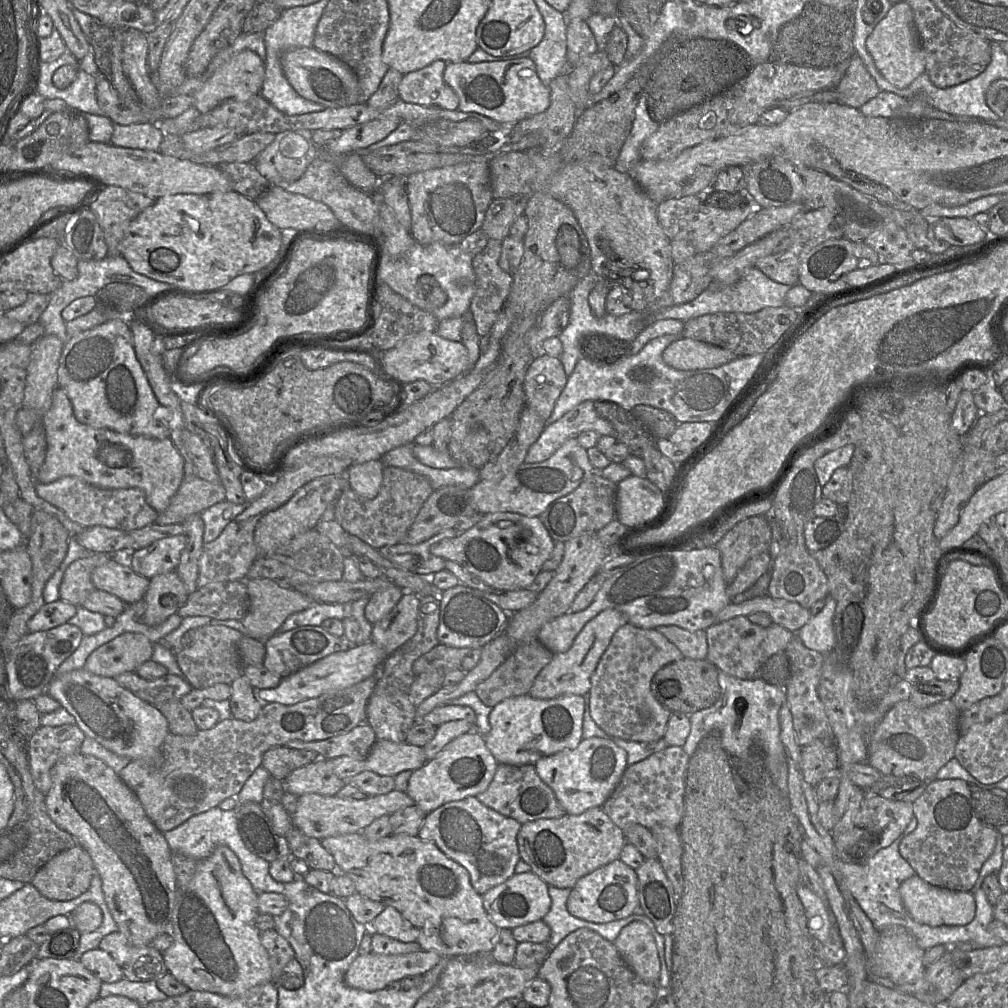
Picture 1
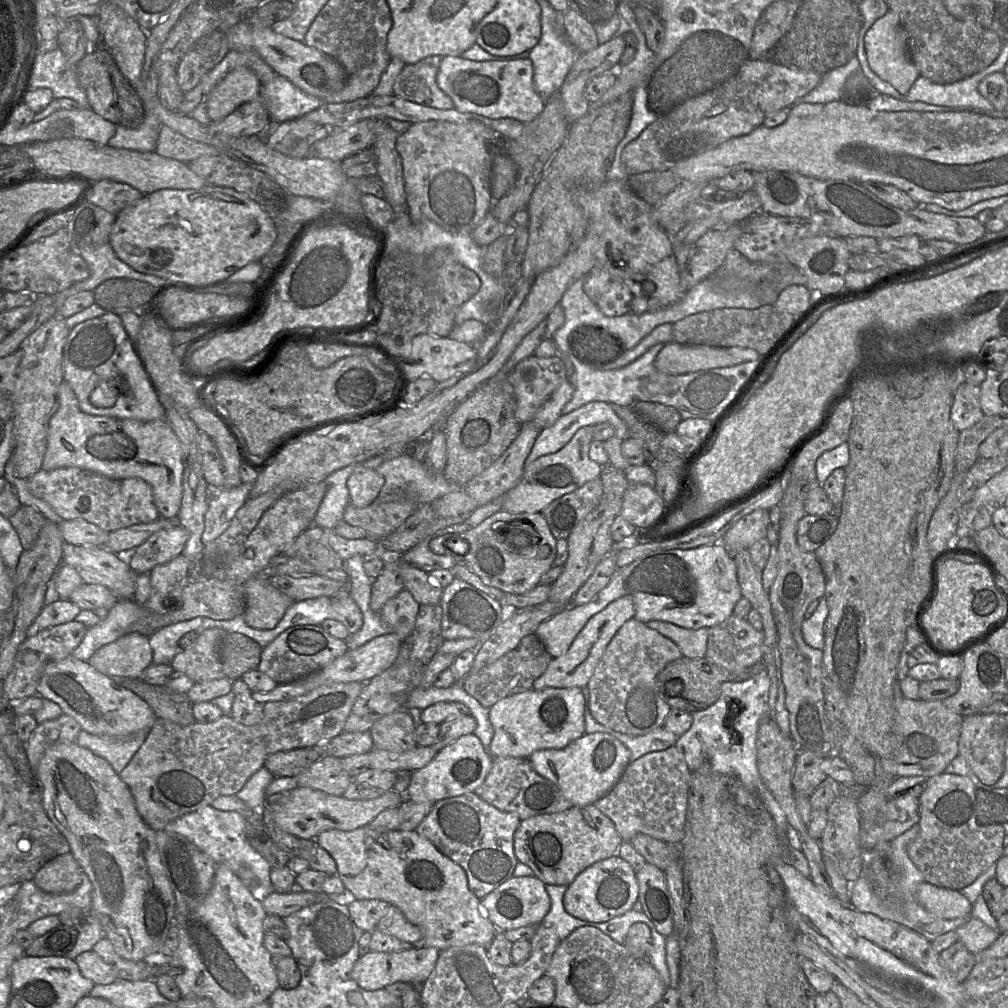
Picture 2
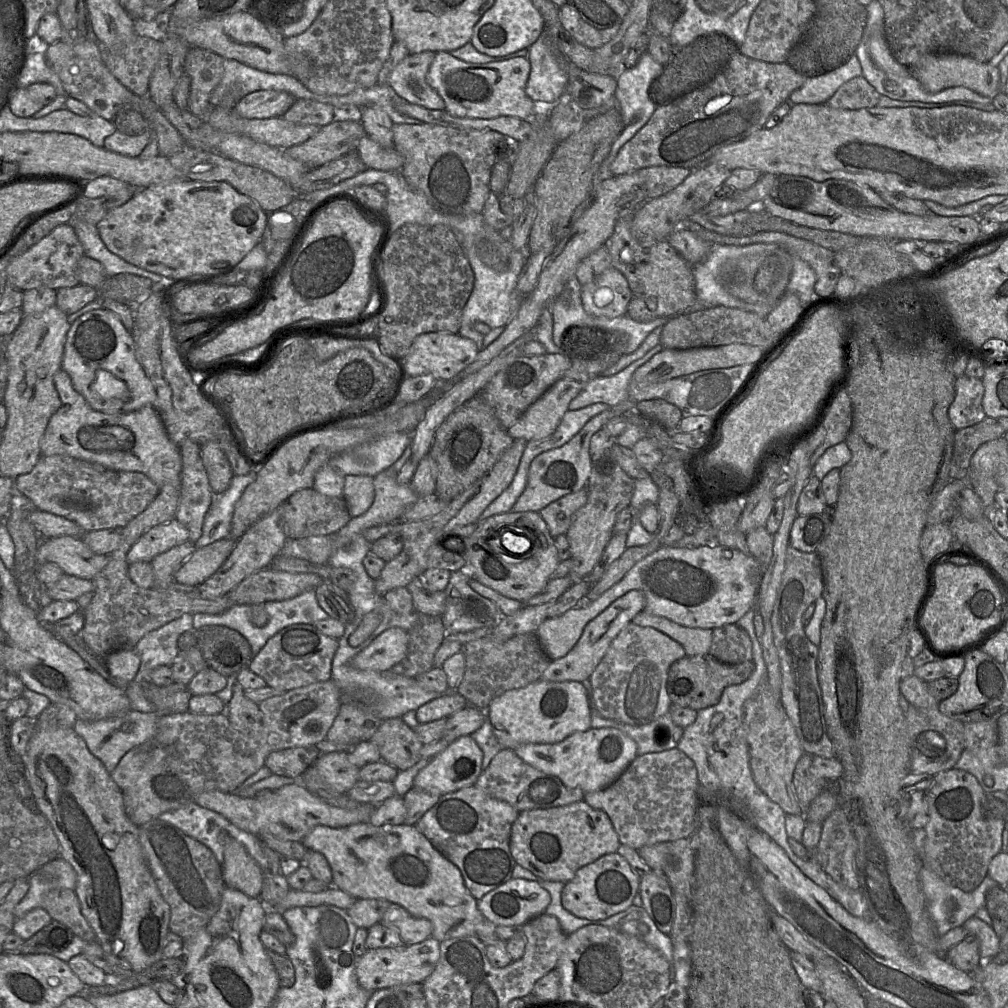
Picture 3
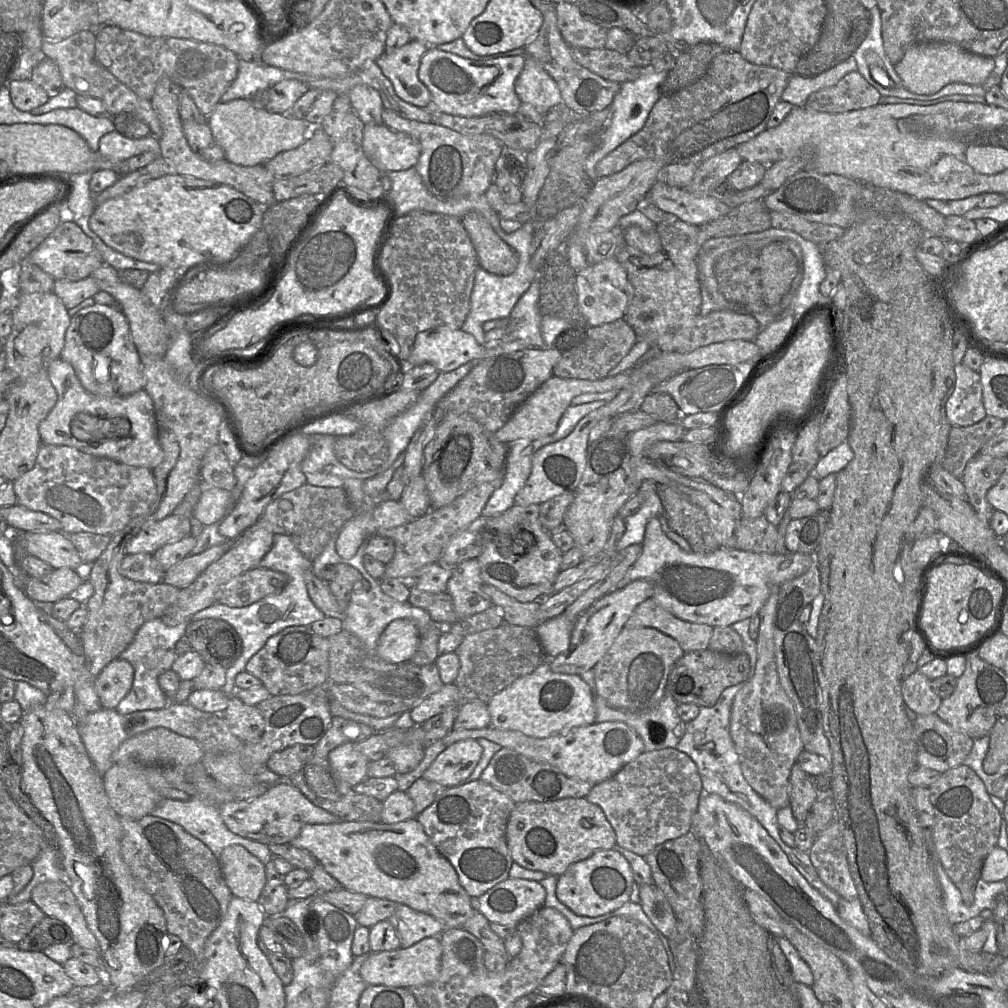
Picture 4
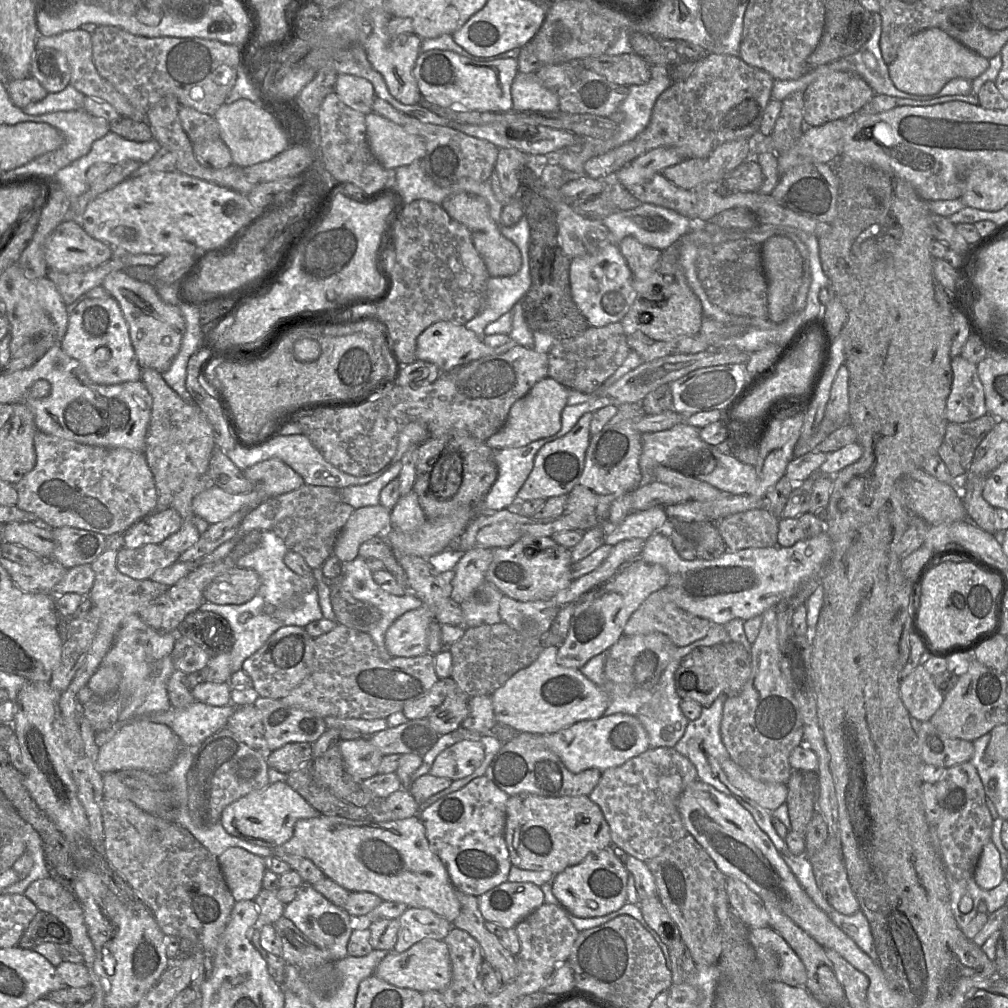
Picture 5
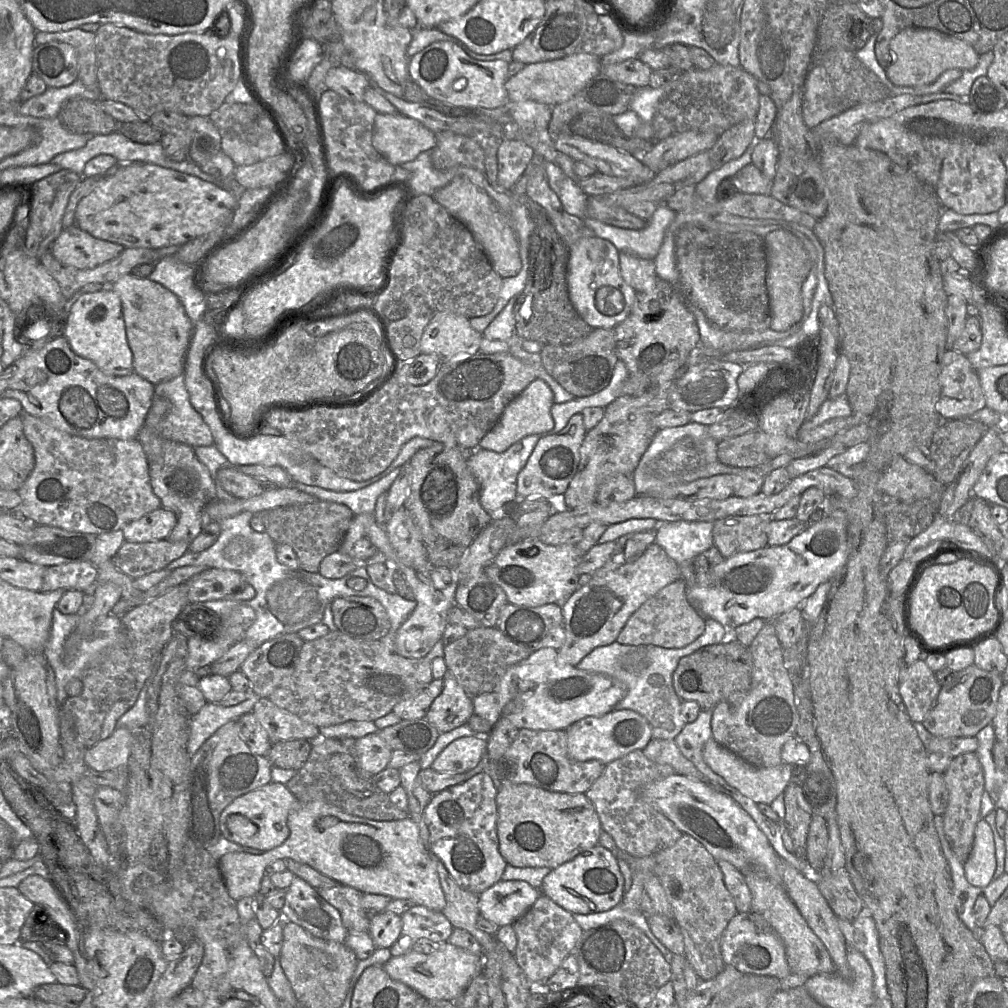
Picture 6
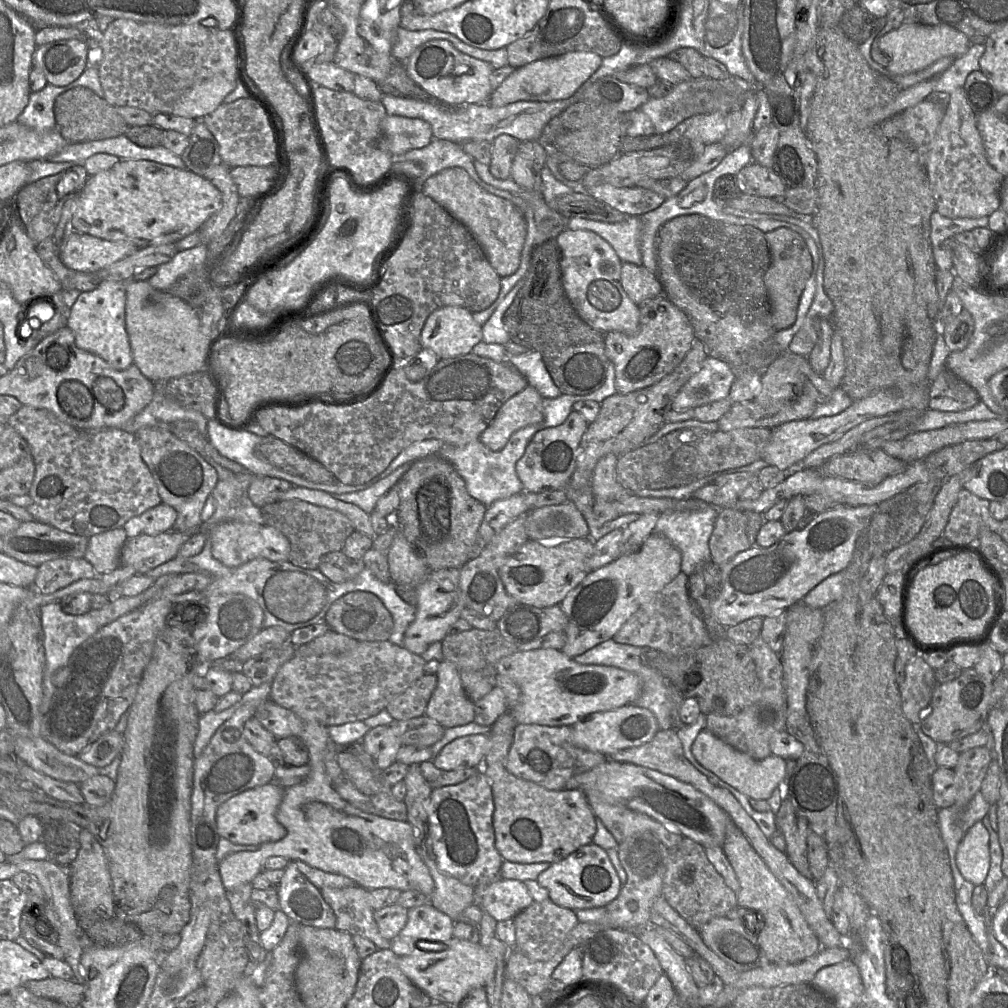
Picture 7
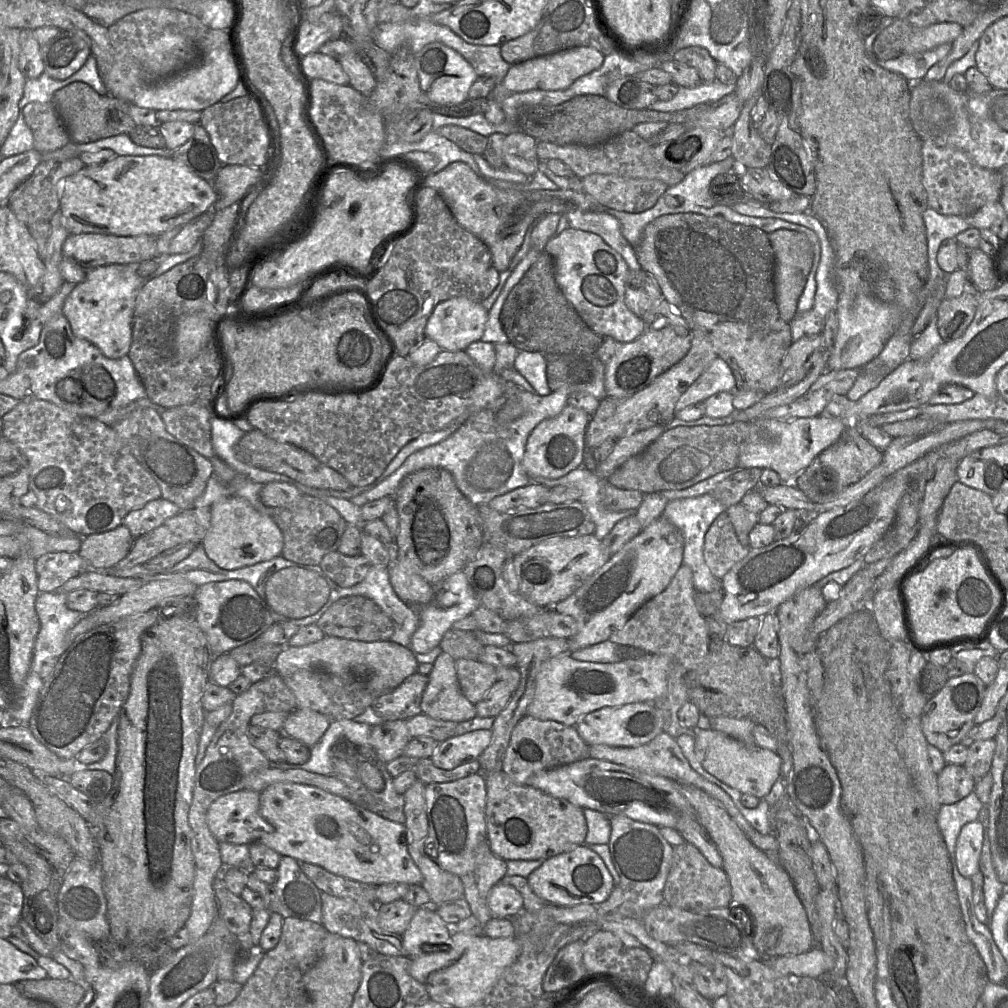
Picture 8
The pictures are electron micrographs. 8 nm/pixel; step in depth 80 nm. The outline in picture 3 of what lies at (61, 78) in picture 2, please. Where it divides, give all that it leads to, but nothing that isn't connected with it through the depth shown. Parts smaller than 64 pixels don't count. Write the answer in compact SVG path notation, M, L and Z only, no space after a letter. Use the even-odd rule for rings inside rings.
M29 51L26 64L18 79L20 88L27 88L34 83L51 84L57 96L67 95L59 76L47 64L43 51Z

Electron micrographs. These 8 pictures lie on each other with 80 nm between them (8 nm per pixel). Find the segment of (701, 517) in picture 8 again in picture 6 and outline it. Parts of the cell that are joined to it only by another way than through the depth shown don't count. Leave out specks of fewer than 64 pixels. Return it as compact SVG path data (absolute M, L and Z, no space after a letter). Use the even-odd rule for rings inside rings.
M672 521L659 522L655 543L678 565L692 562L695 557L713 546L713 522Z

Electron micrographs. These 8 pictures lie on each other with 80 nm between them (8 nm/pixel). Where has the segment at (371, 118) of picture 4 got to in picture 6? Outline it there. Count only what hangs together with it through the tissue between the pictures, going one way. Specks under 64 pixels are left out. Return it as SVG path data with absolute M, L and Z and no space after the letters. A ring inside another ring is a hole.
M335 66L327 72L325 85L348 100L364 102L364 94L372 83L365 74L356 69Z

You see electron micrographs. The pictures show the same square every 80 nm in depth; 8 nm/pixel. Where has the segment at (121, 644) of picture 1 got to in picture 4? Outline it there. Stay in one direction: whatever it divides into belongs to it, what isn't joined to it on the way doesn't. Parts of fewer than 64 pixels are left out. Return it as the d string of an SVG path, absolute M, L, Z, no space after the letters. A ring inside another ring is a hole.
M116 658L94 678L95 691L103 708L113 709L131 688L134 668L127 660Z

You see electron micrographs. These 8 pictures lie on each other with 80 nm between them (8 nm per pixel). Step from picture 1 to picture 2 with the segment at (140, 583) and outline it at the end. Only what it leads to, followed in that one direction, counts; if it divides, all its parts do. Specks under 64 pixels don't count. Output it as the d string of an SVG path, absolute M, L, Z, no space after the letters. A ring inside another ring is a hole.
M64 542L62 564L75 568L84 583L105 586L119 599L131 599L136 591L136 573L127 564L127 553L116 555L105 547Z

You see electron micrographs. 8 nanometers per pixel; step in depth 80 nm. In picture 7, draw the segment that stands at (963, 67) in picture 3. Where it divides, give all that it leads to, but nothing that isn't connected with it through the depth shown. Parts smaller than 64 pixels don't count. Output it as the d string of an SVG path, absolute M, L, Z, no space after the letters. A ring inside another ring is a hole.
M903 25L883 35L879 47L890 56L886 69L892 76L901 76L923 70L944 57L964 55L971 43L965 34L949 26Z

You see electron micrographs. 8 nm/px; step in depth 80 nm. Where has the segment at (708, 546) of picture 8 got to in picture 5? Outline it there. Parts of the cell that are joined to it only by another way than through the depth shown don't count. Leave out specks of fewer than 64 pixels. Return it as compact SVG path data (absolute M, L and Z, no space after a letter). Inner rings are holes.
M765 508L737 513L715 523L728 551L777 545L779 519Z

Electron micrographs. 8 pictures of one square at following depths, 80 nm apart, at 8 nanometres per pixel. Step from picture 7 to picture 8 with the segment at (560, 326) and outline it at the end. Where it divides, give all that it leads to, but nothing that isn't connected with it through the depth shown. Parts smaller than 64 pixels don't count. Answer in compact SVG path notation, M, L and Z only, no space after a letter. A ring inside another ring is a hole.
M545 250L510 291L500 313L500 324L510 343L520 351L542 354L595 354L604 338L583 321L567 300L556 281L553 258Z

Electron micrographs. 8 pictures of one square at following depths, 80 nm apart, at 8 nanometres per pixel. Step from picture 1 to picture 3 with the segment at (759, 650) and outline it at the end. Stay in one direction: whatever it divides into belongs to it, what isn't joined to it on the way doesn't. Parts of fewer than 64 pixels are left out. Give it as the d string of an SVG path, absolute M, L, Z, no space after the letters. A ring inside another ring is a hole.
M726 624L712 630L709 654L726 664L752 661L752 642L745 630L736 624Z

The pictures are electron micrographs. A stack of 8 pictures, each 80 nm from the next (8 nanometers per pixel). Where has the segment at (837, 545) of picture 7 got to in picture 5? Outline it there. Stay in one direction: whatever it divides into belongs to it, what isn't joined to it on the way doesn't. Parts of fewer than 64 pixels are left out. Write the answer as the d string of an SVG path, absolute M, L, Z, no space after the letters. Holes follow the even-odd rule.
M656 531L645 541L641 559L666 570L668 583L665 589L679 608L711 623L726 625L734 619L747 621L761 616L767 609L776 607L793 594L802 580L821 574L831 551L831 540L823 531L787 548L776 545L739 551L726 550L713 560L696 558L689 561L680 557L667 536Z

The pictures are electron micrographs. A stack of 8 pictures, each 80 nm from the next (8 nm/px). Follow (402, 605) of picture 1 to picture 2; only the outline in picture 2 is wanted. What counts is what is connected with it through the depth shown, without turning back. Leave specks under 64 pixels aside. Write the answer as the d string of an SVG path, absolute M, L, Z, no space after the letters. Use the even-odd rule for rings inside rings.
M403 589L384 604L380 617L390 632L403 641L414 631L419 606L413 595Z

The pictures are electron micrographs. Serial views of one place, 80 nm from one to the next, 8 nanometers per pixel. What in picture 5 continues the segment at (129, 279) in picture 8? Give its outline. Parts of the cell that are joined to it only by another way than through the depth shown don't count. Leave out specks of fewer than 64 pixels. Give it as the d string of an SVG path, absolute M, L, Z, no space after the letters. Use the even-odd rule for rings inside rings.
M112 296L87 298L77 305L69 315L61 348L79 361L90 380L96 384L113 385L141 380L141 367L130 340L127 322Z

